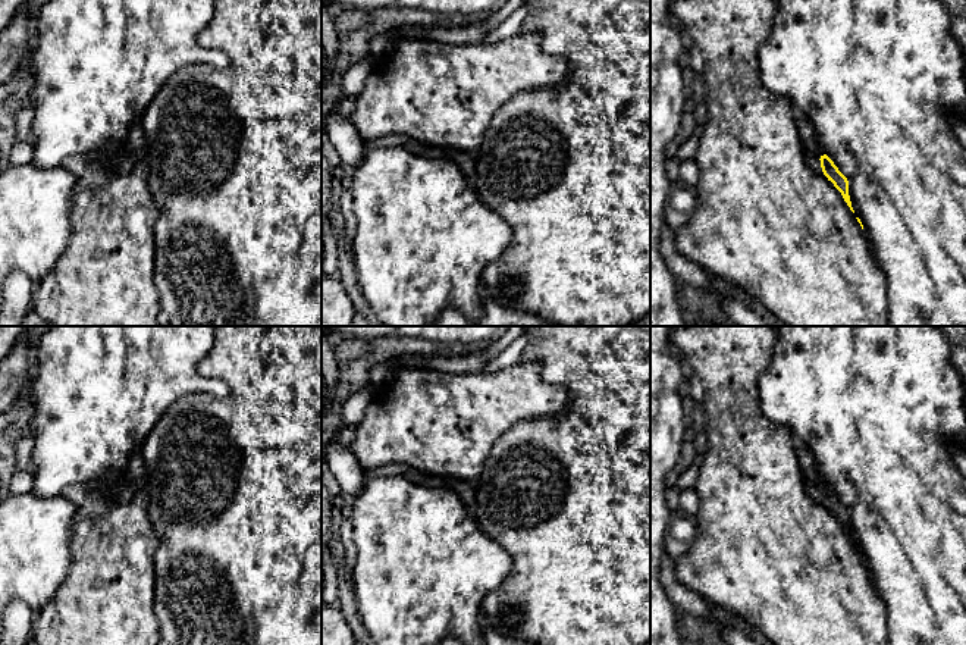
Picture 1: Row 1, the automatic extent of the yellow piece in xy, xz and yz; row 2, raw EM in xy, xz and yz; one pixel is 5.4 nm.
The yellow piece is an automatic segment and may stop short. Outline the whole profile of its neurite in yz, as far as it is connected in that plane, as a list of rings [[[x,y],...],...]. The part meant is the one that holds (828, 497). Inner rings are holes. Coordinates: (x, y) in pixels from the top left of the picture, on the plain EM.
[[[797,442],[794,447],[794,451],[800,464],[807,495],[815,502],[822,504],[828,510],[831,510],[834,516],[841,522],[850,539],[854,542],[851,536],[850,525],[849,525],[849,510],[822,479],[810,448]]]

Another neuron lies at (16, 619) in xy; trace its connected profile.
[[[22,601],[9,602],[0,613],[0,645],[26,645],[32,639],[35,613]]]

